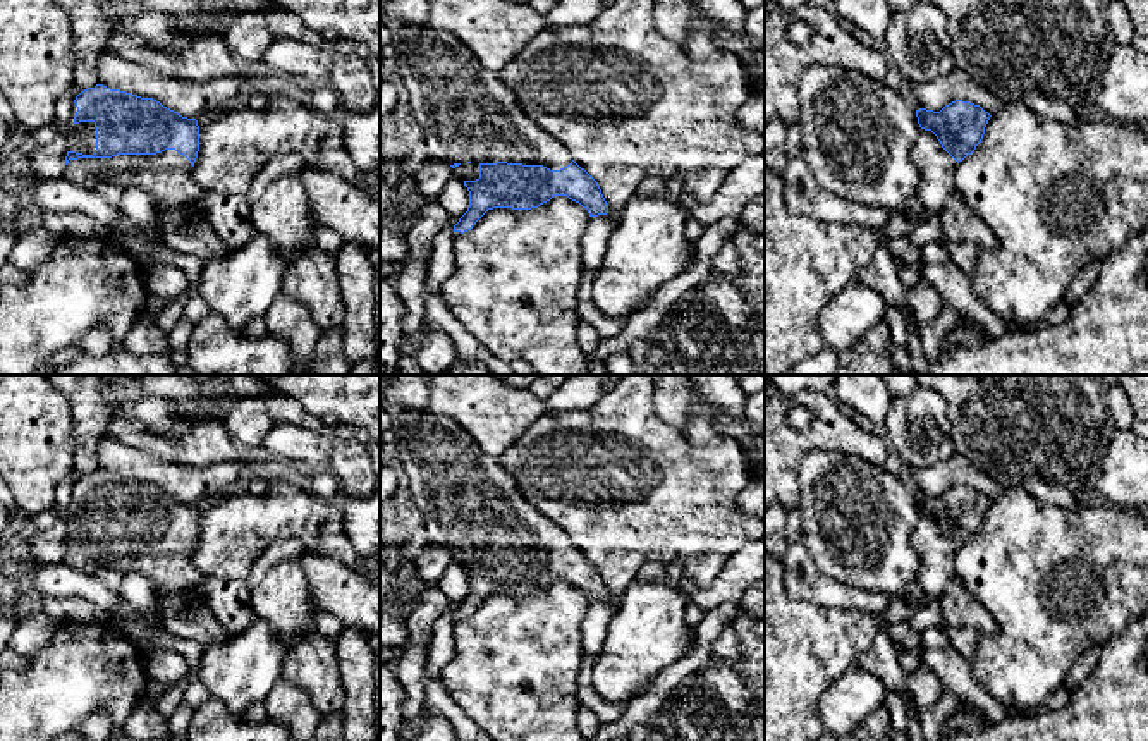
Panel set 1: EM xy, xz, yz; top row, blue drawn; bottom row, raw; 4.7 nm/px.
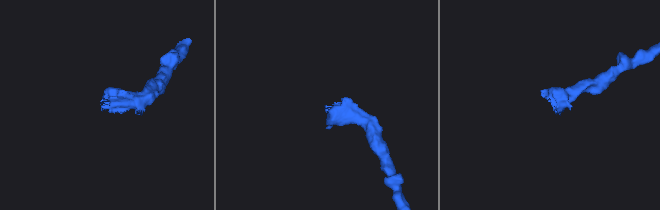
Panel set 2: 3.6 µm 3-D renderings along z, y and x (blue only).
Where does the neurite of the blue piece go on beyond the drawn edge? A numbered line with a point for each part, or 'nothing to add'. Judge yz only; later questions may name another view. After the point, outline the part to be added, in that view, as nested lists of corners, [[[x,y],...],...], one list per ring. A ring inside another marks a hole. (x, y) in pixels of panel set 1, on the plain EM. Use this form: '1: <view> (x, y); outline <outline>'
1: yz (935, 552); outline [[[919,514],[911,530],[918,555],[918,585],[926,598],[938,598],[956,576],[957,547],[942,533],[931,516]]]

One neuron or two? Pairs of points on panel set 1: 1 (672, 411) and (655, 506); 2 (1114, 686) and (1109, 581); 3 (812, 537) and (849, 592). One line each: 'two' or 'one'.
1: two
2: two
3: two

